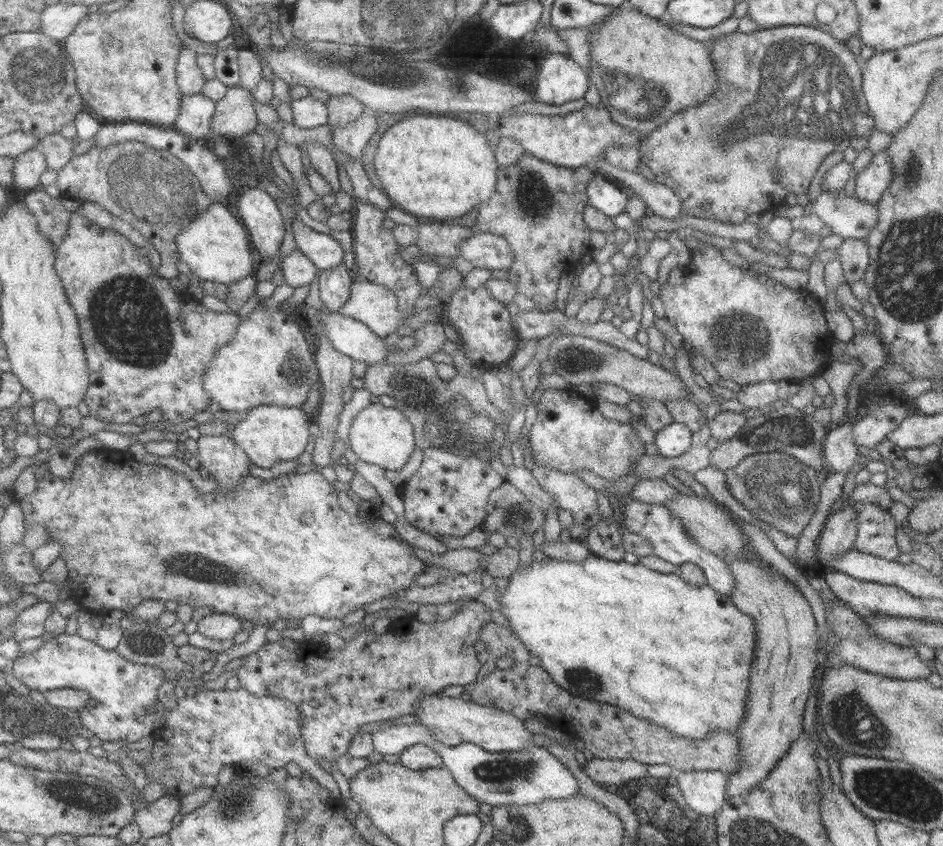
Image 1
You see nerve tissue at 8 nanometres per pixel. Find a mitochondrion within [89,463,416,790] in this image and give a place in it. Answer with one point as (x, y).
(187, 564)

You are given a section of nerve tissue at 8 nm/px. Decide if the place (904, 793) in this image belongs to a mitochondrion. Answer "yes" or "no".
yes

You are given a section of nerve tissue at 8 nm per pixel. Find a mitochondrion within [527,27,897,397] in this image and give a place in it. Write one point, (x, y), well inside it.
(800, 83)

